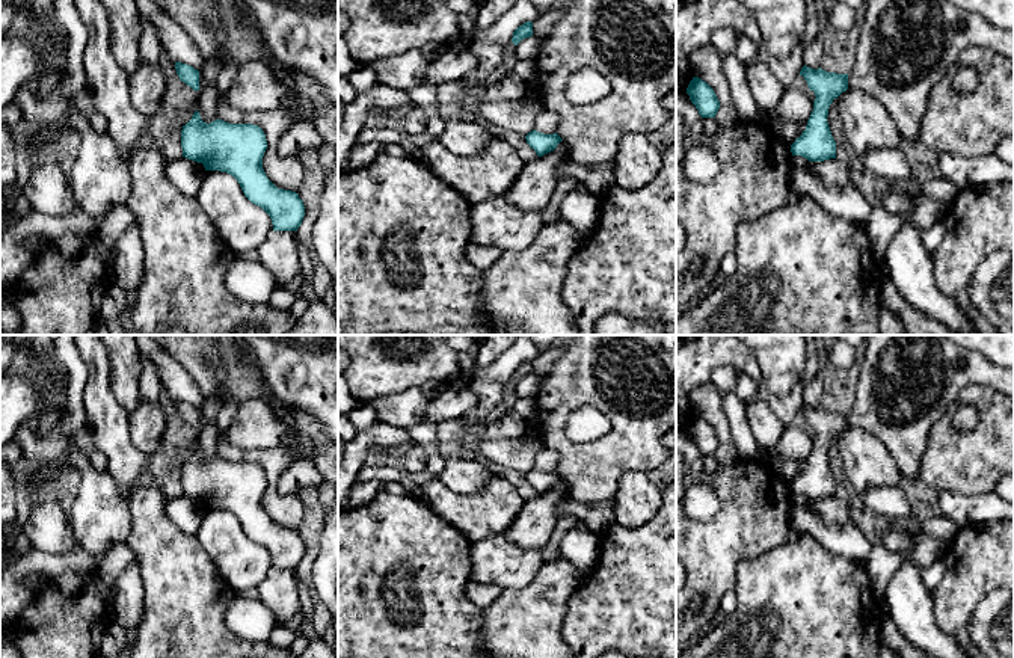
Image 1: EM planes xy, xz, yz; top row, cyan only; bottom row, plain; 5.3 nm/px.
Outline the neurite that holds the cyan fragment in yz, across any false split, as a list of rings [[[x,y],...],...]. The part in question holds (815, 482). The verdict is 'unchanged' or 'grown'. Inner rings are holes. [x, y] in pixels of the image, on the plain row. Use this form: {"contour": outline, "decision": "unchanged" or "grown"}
{"contour": [[[866,335],[856,370],[859,377],[854,403],[847,412],[806,403],[801,406],[800,414],[816,436],[806,468],[791,483],[792,494],[809,500],[836,497],[836,480],[827,460],[828,445],[848,426],[874,435],[892,454],[902,480],[913,481],[917,480],[931,427],[952,407],[966,386],[991,386],[1014,398],[1014,368],[999,368],[982,353],[961,349],[945,335]]], "decision": "grown"}

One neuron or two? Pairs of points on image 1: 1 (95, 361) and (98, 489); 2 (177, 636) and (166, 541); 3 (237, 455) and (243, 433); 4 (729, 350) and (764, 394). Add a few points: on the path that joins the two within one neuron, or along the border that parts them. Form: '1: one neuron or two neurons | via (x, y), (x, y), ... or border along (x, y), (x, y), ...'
1: two neurons | border along (104, 471), (115, 488), (127, 498)
2: one neuron | via (177, 611), (177, 572), (172, 565)
3: two neurons | border along (221, 436), (245, 448), (276, 447)
4: one neuron | via (741, 359), (759, 382)

